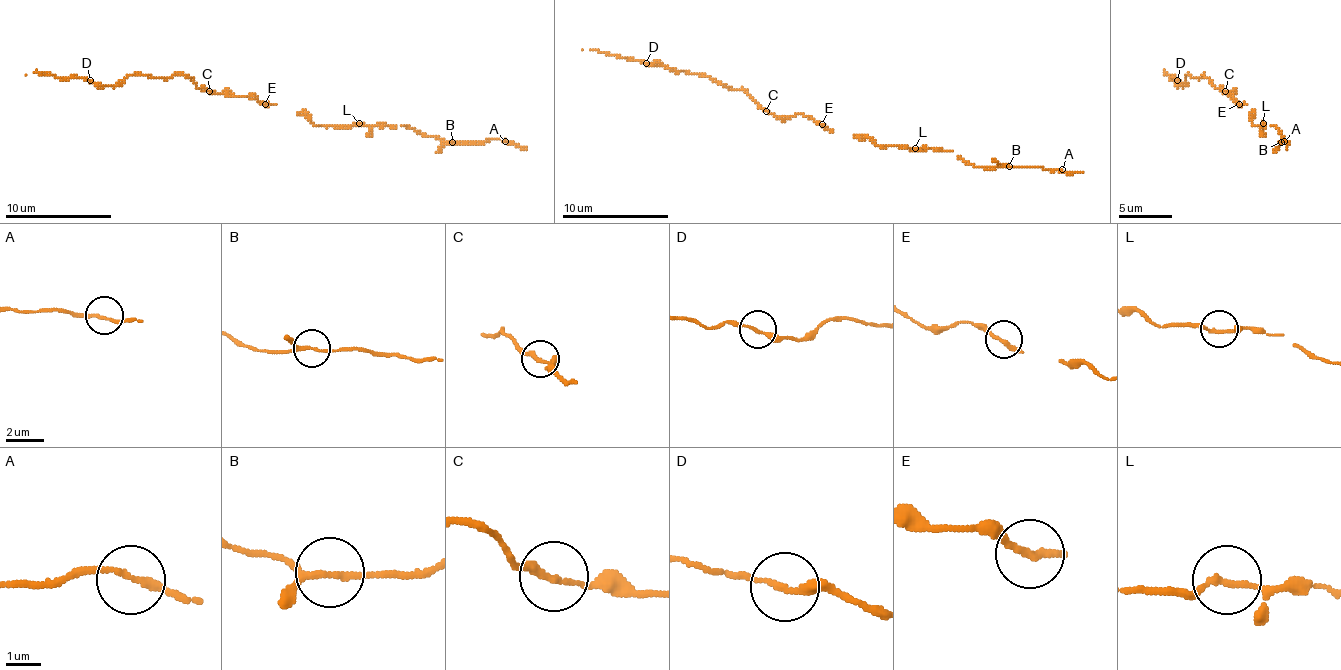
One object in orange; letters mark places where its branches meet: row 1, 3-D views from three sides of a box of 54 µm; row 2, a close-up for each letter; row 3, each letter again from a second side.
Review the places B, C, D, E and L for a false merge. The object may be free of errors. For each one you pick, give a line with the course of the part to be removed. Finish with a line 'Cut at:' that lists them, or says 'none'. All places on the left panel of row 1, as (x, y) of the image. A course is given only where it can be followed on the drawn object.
Cut at: none

